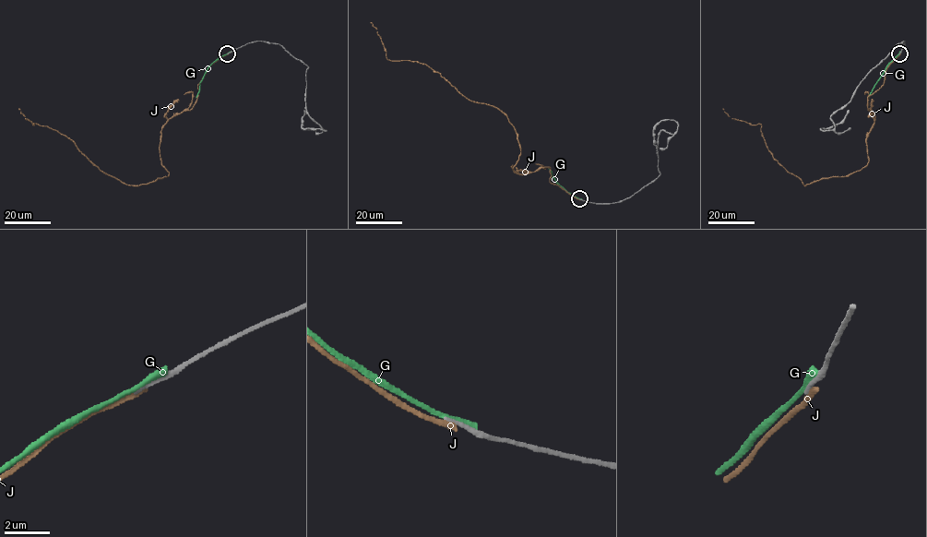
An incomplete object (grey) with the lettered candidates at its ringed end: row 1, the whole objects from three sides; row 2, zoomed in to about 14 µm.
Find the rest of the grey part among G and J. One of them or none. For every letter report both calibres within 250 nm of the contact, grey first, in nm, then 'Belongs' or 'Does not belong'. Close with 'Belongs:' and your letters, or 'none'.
G: Thickness 280 nm (grey) against 380 nm. Does not belong
J: Thickness 180 nm (grey) against 280 nm. Does not belong
Belongs: none

